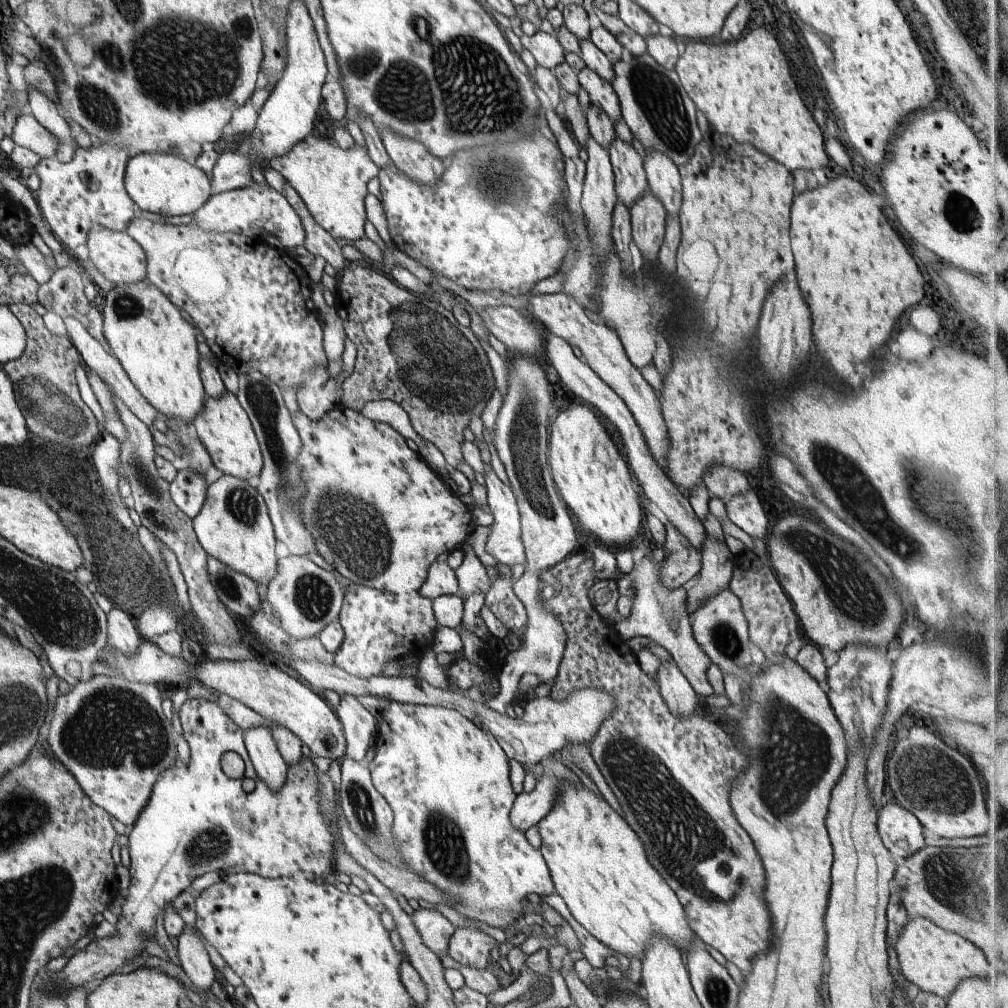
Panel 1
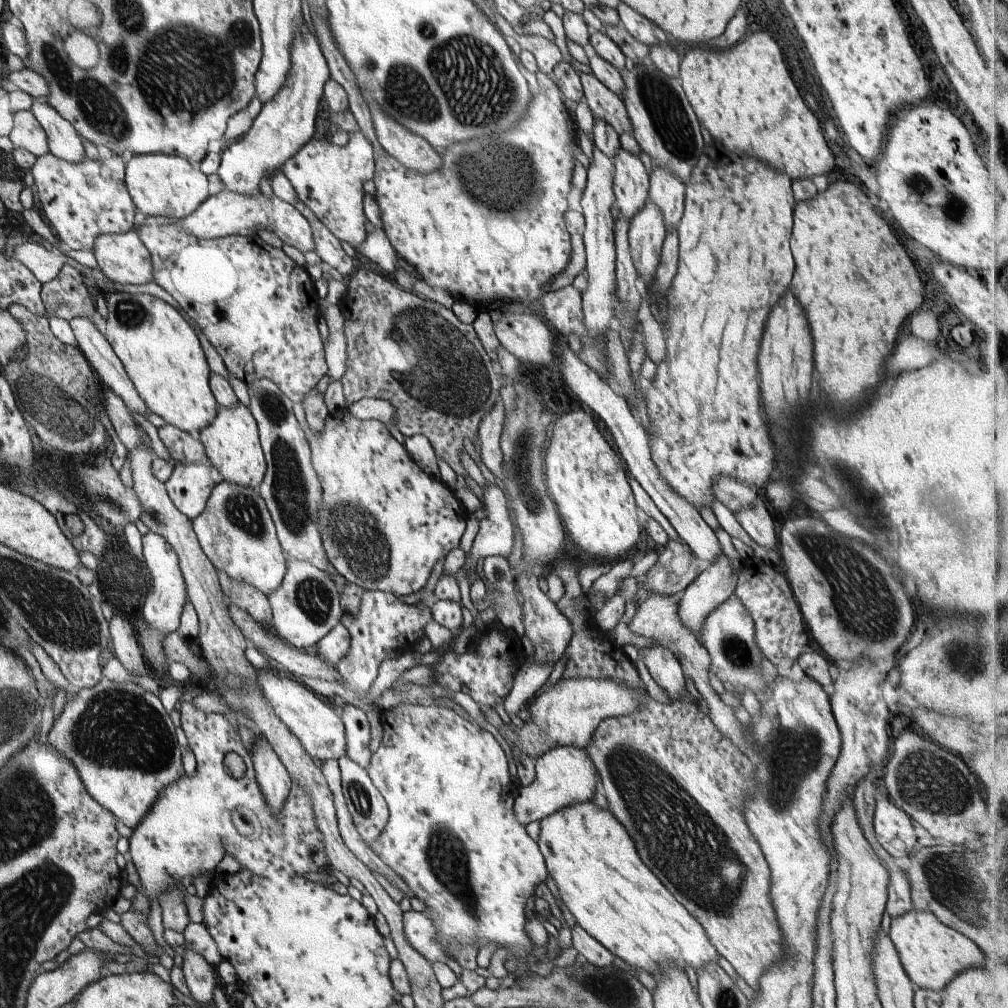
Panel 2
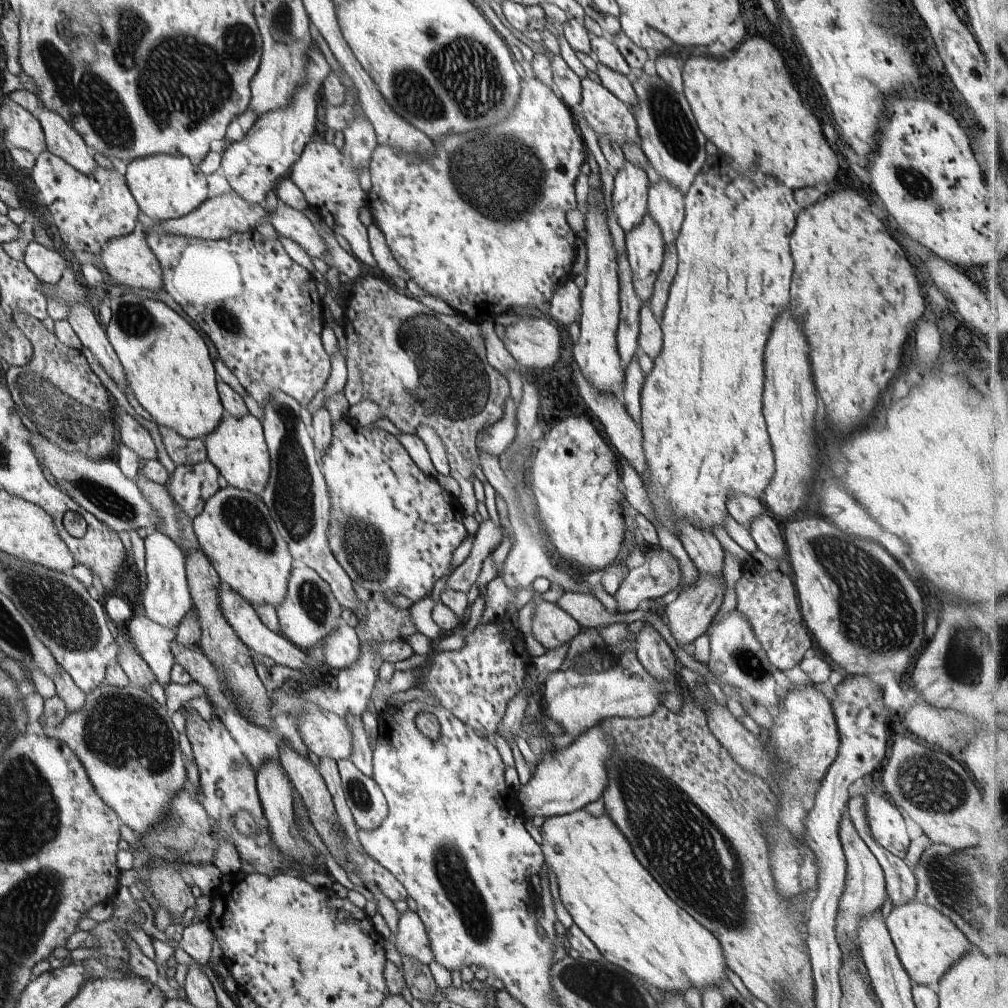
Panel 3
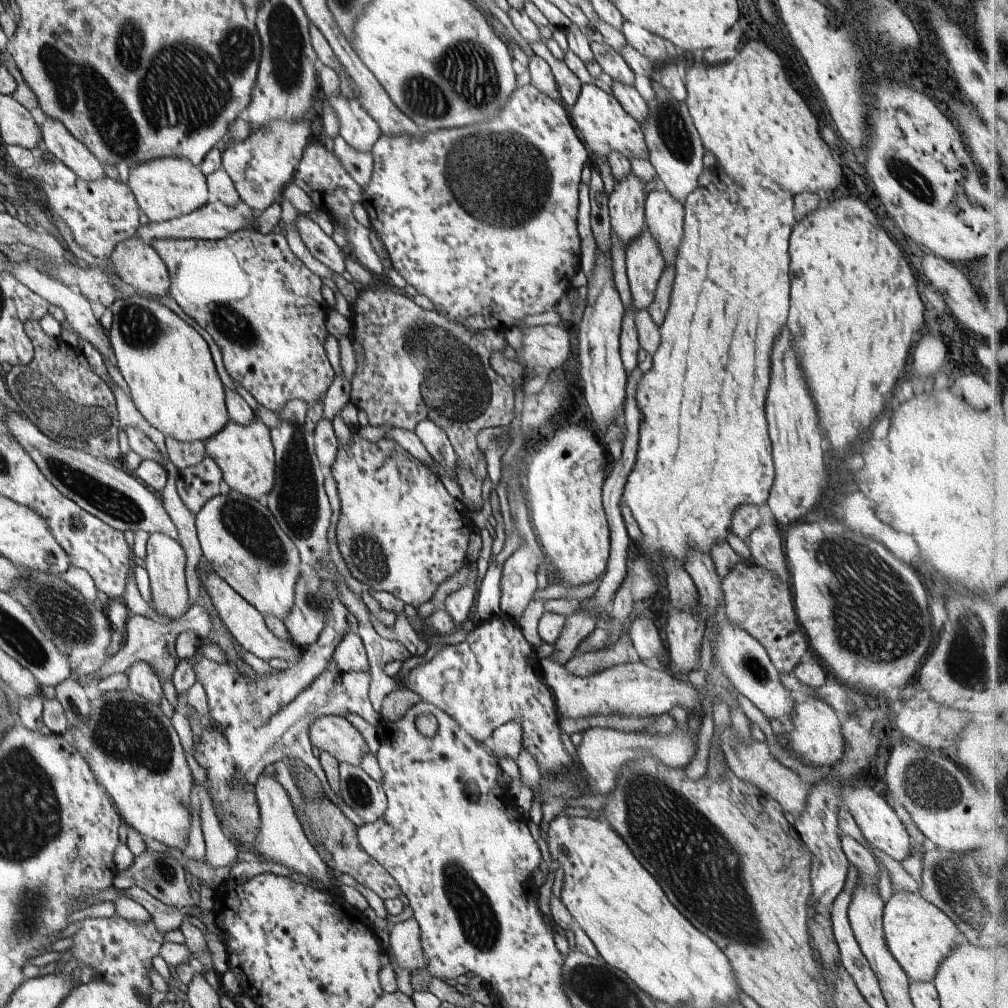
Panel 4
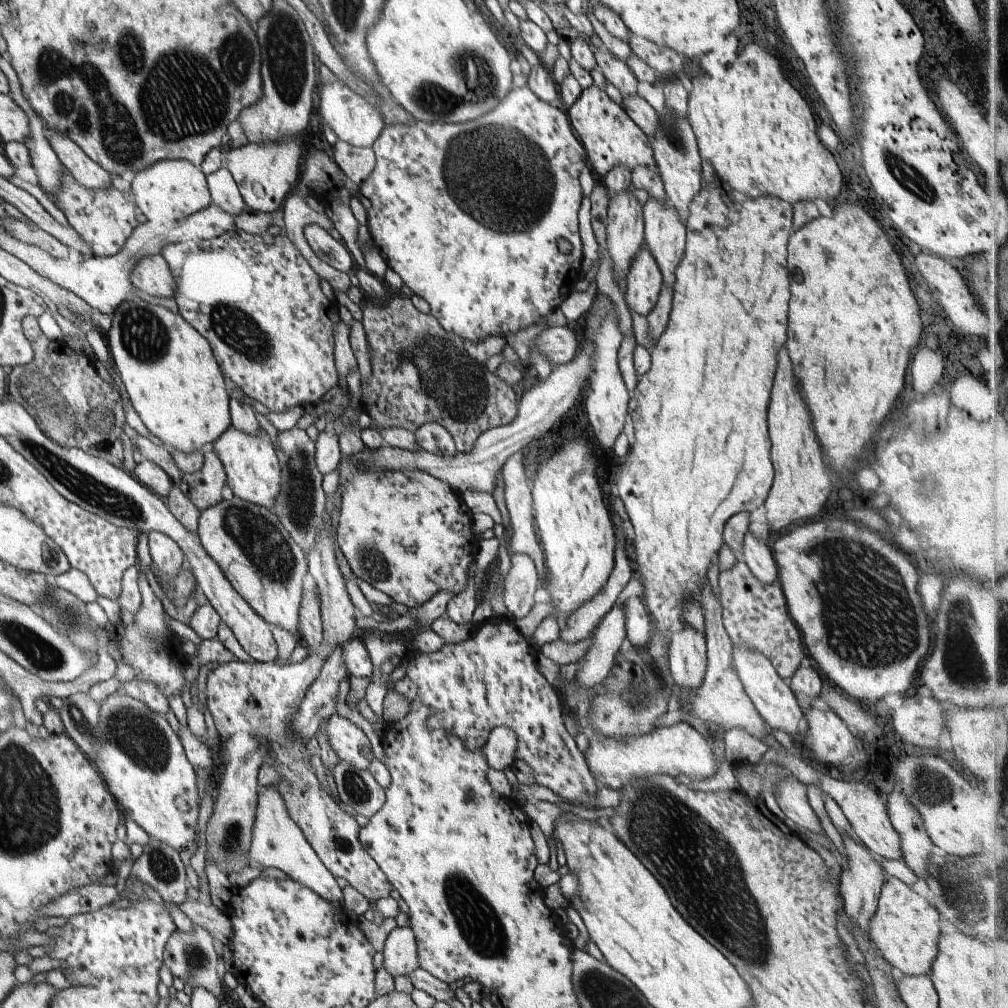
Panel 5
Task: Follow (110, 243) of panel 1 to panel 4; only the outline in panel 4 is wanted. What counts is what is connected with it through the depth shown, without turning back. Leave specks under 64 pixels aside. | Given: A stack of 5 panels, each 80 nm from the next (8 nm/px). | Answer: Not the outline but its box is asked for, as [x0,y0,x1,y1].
[107,237,170,297]

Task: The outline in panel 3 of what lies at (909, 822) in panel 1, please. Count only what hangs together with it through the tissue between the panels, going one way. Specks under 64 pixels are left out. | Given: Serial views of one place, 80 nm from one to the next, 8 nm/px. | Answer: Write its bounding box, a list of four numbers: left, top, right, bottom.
[864,794,911,861]

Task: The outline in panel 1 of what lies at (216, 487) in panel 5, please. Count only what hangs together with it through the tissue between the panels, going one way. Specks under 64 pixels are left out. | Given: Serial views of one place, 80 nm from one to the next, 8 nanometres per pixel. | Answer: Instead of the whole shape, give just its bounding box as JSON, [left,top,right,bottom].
[169,468,208,519]

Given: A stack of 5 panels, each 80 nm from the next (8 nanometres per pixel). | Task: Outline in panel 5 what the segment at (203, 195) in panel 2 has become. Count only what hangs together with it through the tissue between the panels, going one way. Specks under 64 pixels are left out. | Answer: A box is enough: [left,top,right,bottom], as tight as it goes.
[131,159,212,225]

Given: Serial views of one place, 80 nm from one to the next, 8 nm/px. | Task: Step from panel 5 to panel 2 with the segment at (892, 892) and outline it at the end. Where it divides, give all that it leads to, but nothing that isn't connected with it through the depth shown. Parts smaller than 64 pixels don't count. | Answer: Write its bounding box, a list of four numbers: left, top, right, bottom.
[890,908,988,994]

